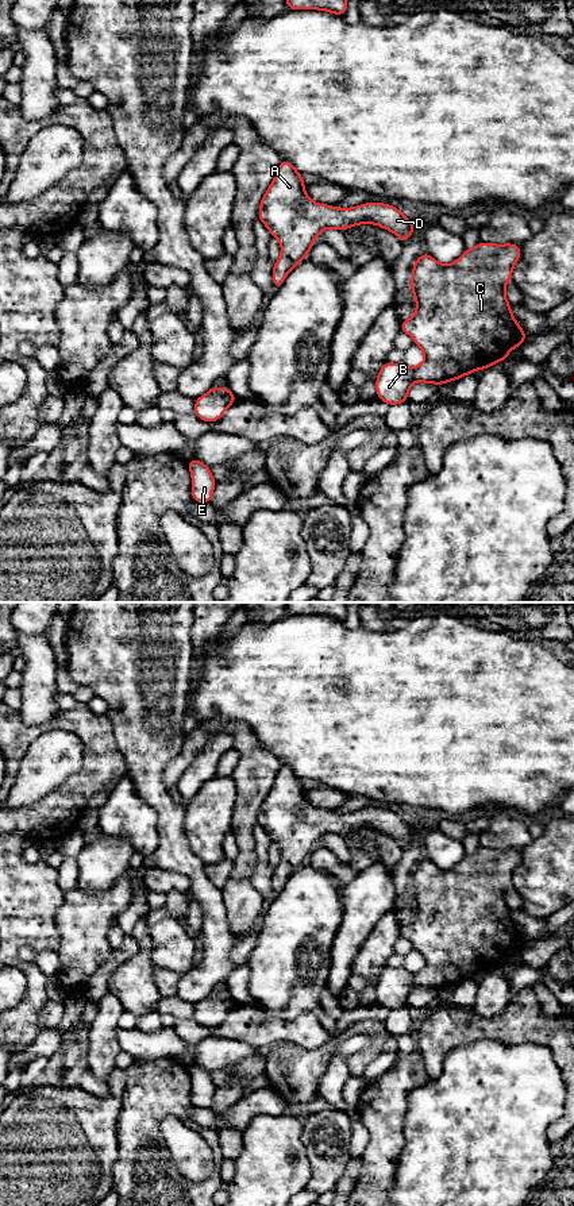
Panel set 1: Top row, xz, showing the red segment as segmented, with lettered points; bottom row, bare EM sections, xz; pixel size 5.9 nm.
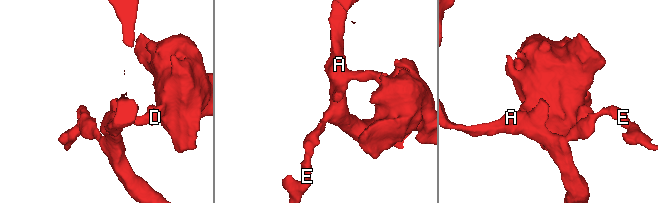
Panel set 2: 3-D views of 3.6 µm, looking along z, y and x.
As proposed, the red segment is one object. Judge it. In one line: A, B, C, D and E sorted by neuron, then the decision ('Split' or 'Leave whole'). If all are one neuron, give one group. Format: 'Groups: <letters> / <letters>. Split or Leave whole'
Groups: A B C D E. Leave whole

